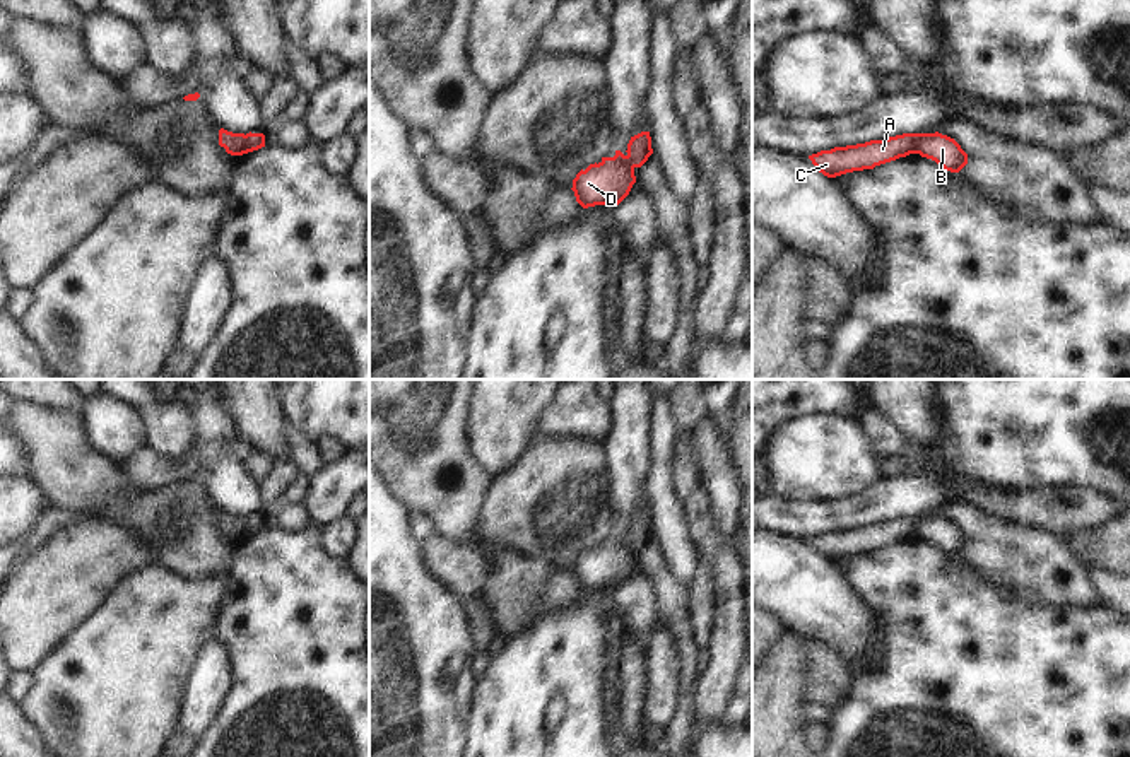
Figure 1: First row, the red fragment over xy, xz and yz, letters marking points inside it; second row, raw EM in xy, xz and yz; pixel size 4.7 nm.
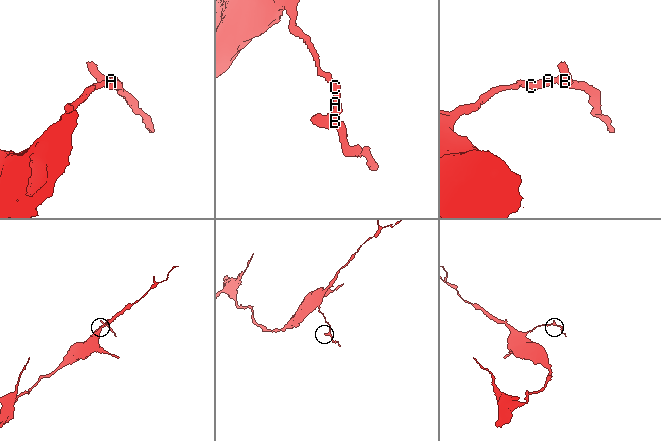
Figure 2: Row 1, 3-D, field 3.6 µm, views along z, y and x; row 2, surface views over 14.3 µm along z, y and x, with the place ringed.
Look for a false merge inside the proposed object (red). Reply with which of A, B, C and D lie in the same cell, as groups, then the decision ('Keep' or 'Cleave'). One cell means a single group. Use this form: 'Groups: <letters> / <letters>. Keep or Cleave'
Groups: A C / B D. Cleave.

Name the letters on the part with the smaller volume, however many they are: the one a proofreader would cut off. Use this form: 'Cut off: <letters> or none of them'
Cut off: B, D

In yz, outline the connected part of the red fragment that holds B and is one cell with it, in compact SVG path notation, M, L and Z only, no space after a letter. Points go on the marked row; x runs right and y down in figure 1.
M939 132L921 133L916 154L935 161L950 173L959 173L968 164L968 154L961 145L954 138Z

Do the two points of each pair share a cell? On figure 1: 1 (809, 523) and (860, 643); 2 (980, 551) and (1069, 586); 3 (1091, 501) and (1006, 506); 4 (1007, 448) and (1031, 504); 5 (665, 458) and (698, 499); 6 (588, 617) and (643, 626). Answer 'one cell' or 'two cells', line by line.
1: two cells
2: one cell
3: one cell
4: two cells
5: two cells
6: two cells

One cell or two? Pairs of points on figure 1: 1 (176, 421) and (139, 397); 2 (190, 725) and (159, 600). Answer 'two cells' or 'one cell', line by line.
1: one cell
2: two cells

